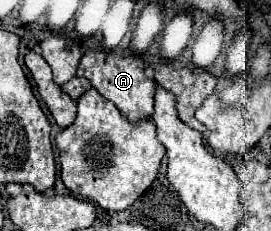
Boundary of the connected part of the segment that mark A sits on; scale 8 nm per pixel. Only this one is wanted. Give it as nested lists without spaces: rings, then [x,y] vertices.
[[[101,48],[85,50],[77,76],[85,76],[91,80],[91,86],[97,88],[107,100],[111,100],[131,122],[141,118],[149,118],[153,112],[153,94],[155,82],[145,74],[145,62],[141,56],[119,56],[117,52],[107,52]]]

